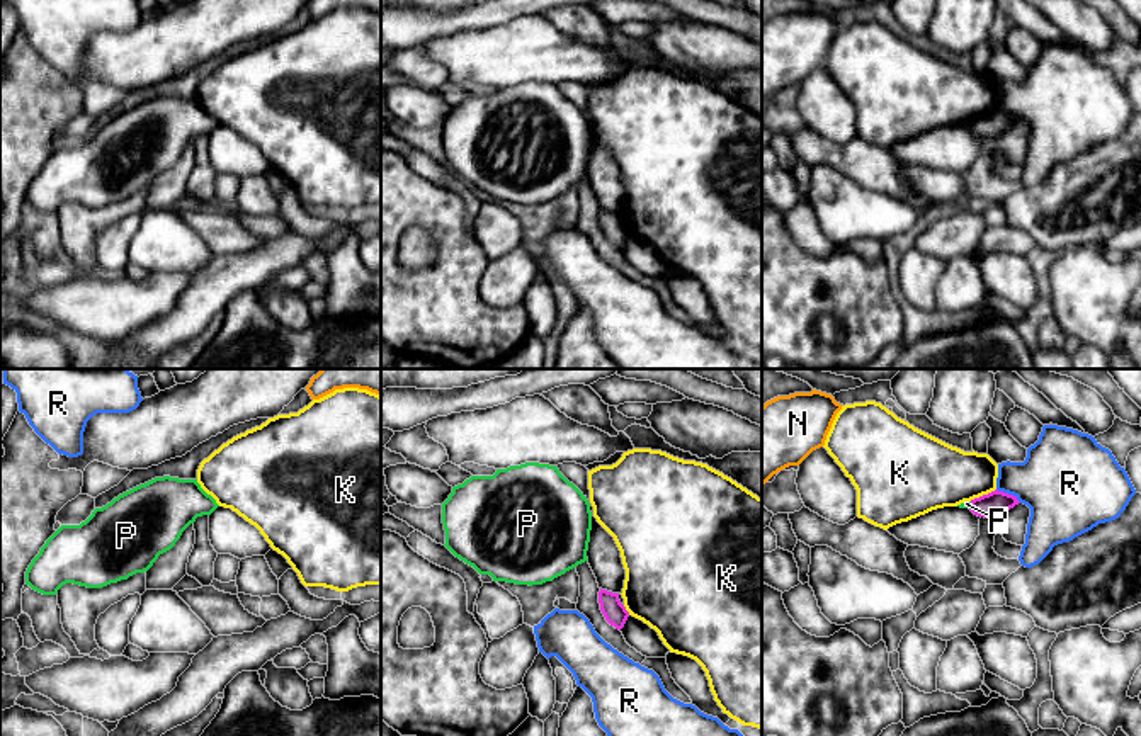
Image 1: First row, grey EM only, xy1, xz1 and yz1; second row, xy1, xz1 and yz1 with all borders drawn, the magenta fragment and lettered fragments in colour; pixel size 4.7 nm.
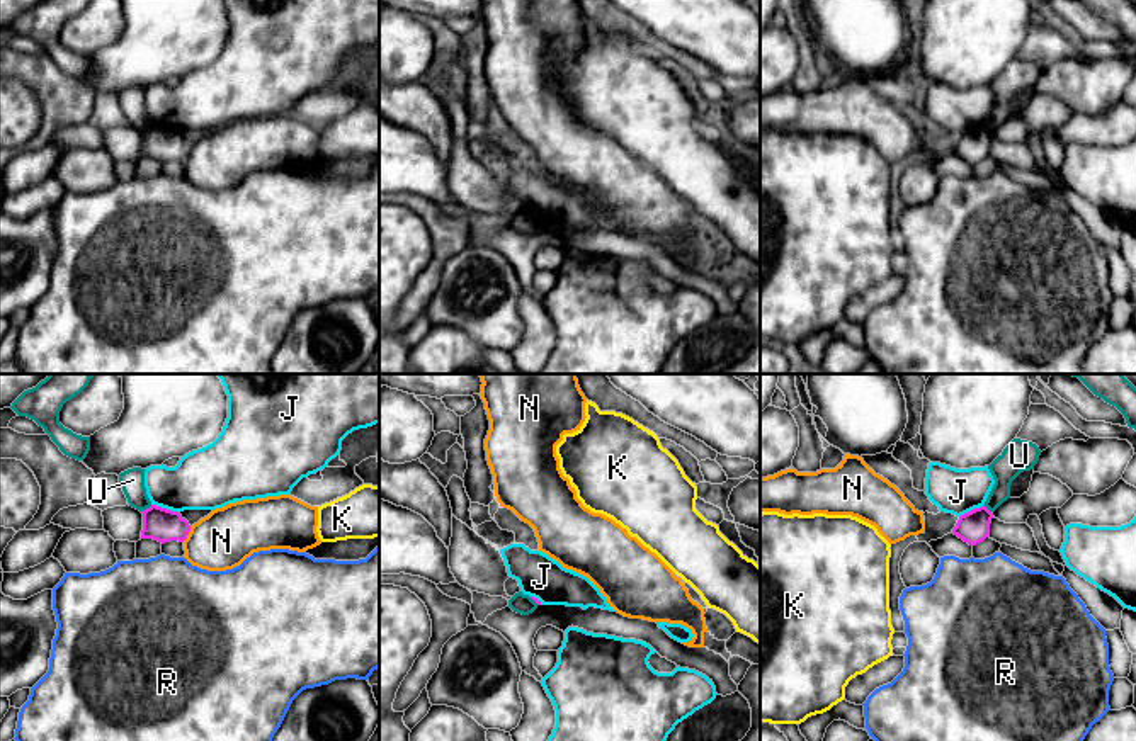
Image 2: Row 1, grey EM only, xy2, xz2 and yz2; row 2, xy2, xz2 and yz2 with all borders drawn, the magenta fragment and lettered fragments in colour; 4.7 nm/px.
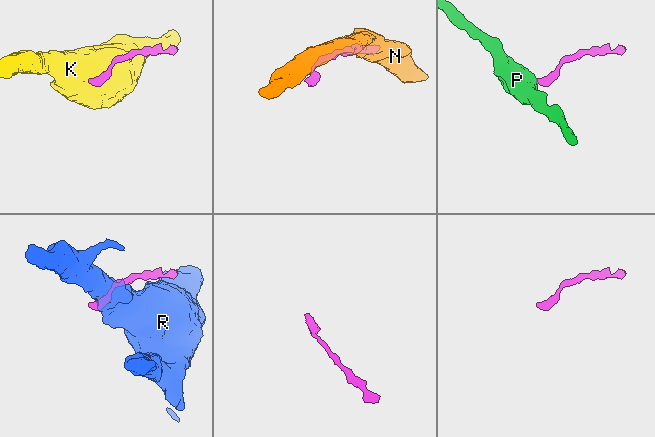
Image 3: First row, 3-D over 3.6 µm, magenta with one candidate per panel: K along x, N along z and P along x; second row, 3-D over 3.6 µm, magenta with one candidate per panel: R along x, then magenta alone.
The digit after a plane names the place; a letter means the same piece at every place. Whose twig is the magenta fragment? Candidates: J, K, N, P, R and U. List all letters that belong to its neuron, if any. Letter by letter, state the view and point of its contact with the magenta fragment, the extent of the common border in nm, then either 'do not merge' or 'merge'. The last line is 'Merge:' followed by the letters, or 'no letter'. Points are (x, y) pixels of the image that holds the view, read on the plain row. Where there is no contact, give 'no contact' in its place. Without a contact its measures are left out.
J: contact xy2 (165, 128); length 130 nm; do not merge
K: contact yz1 (983, 114); length 140 nm; do not merge
N: contact xy2 (187, 153); length 80 nm; do not merge
P: contact yz1 (971, 124); length 40 nm; merge
R: contact yz1 (1007, 113); length 140 nm; do not merge
U: contact xy2 (147, 128); length 70 nm; do not merge
Merge: P

